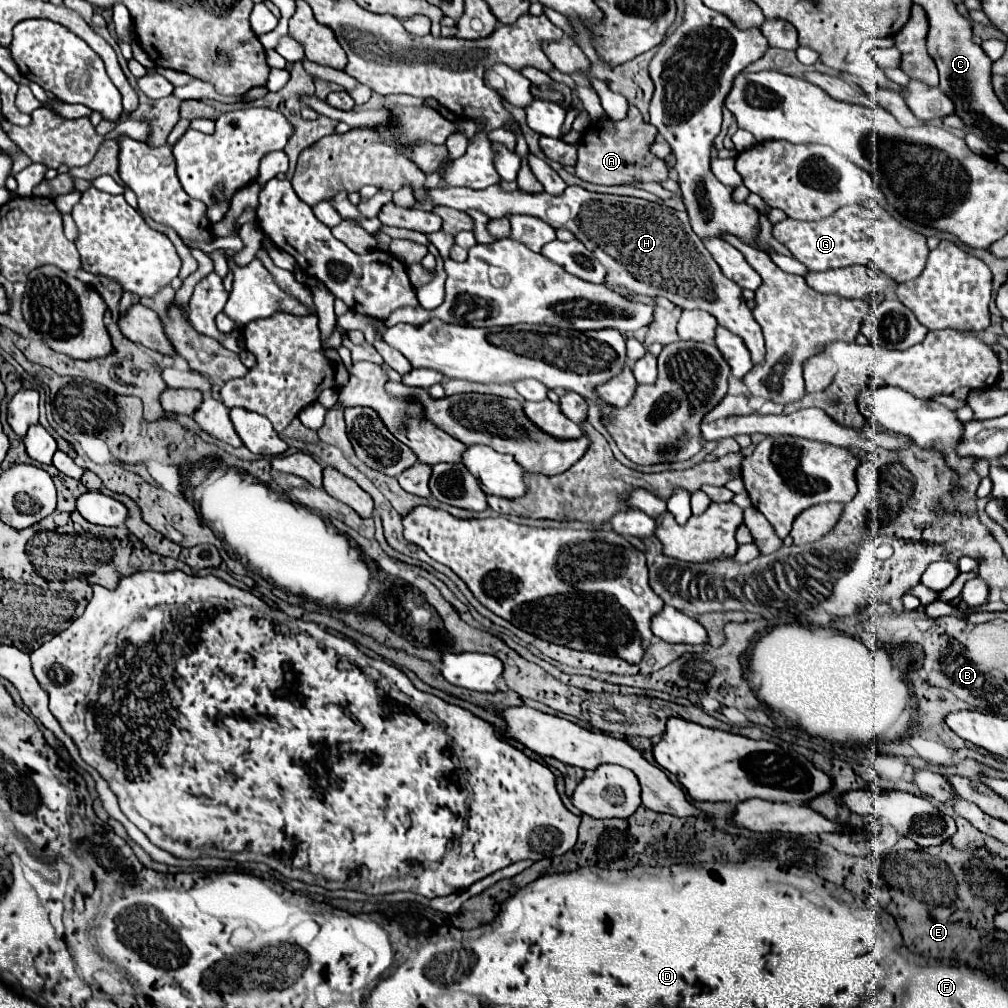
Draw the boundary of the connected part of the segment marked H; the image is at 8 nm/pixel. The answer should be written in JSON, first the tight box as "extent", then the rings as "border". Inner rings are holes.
{"extent":[411,185,765,363],"border":[[[491,185],[483,191],[473,191],[467,187],[435,187],[421,203],[417,201],[411,209],[431,211],[435,207],[451,207],[459,211],[477,209],[491,219],[505,217],[507,213],[521,213],[539,217],[553,229],[569,229],[607,267],[609,285],[623,285],[643,297],[661,295],[681,309],[707,311],[717,319],[719,325],[727,327],[745,341],[753,363],[761,363],[765,357],[761,327],[747,307],[741,287],[725,279],[703,241],[693,233],[687,211],[675,211],[671,207],[635,197],[589,193],[575,185],[567,187],[563,195],[557,197],[549,193],[507,193],[499,185]]]}

